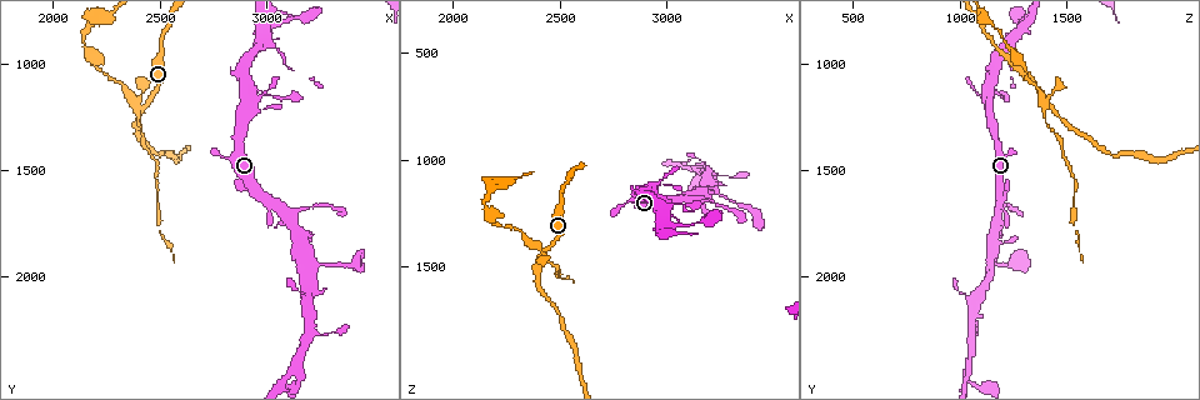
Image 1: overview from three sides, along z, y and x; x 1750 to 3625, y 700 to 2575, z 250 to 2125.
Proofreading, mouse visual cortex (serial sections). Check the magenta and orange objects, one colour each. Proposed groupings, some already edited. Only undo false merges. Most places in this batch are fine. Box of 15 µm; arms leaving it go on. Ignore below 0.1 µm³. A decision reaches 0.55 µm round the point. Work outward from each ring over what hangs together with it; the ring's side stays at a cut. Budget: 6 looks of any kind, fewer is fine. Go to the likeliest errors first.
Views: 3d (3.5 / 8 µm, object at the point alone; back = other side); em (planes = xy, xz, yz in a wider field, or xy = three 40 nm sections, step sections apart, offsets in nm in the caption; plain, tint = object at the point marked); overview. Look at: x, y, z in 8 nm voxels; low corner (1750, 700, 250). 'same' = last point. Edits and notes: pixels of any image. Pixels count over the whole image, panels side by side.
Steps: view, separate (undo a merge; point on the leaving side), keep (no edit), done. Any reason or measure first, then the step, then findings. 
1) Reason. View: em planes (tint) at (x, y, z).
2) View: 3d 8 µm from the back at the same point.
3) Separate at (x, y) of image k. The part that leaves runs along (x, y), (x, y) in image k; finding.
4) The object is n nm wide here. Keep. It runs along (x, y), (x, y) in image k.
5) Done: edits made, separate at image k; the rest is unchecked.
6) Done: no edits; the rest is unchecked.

Four-way junction. View: 3d 3.5 µm at (2440, 1190, 1420).

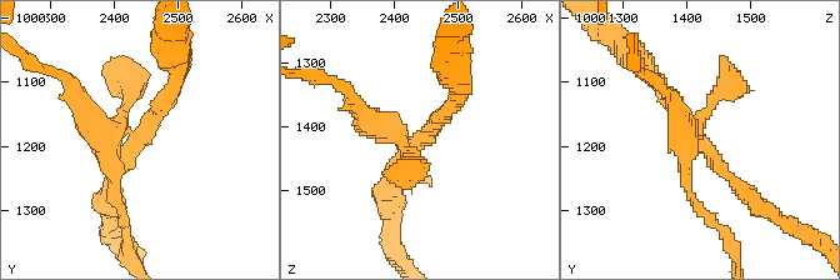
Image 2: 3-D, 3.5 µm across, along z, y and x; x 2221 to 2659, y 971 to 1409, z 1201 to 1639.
View: em planes (tint) at (2430, 1185, 1425).

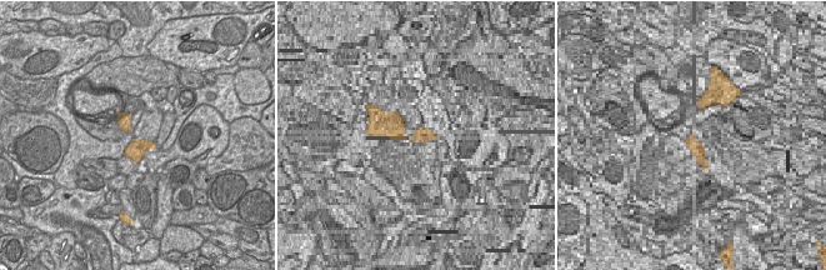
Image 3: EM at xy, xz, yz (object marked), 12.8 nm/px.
Separate at (685, 136) of image 2. The part that leaves runs along (130, 131), (106, 139), (61, 74) in image 2; a second cell is stuck on.

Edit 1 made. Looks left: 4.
Branch point. View: 3d 3.5 µm at (3080, 1700, 1180).

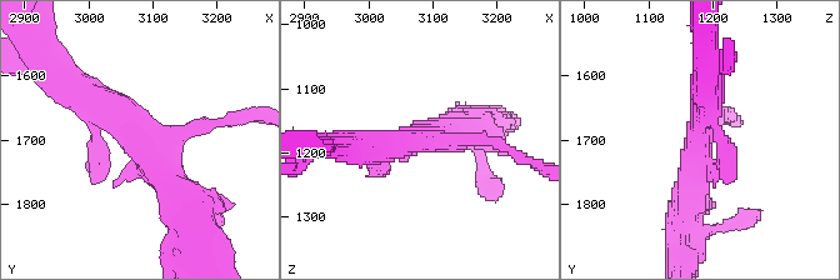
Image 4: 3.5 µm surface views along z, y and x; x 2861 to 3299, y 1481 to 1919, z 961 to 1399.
Now the EM. View: em xy step 2 (tint) at (3075, 1700, 1175).

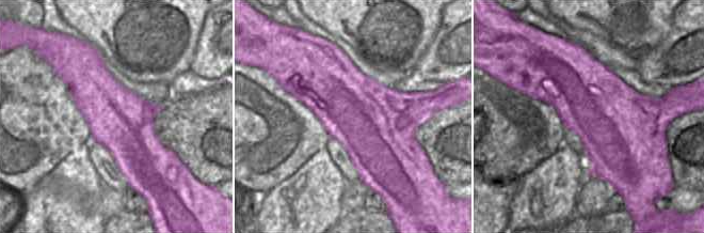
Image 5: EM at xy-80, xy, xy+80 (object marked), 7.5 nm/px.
Keep. It runs along (70, 85), (128, 128), (185, 204) in image 4; continuous, no second cell.

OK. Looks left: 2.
View: 3d 3.5 µm at (3180, 1920, 1140).

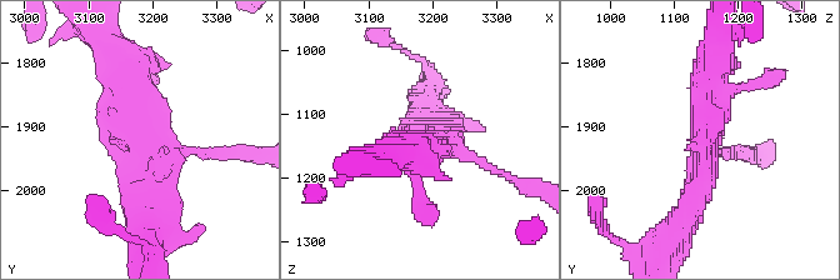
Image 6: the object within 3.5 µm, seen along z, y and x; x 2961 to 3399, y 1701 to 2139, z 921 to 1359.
Shape alone is not enough. View: em xy step 2 (tint) at (3195, 1920, 1145).

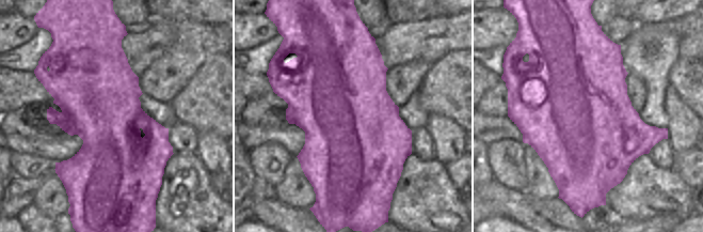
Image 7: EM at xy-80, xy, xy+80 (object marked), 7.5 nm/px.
The object is 750 nm wide here. Keep. It runs along (714, 64), (704, 171), (681, 221) in image 6; one cell here.

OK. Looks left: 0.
Done: edits made, separate at image 2; the rest is unchecked.

